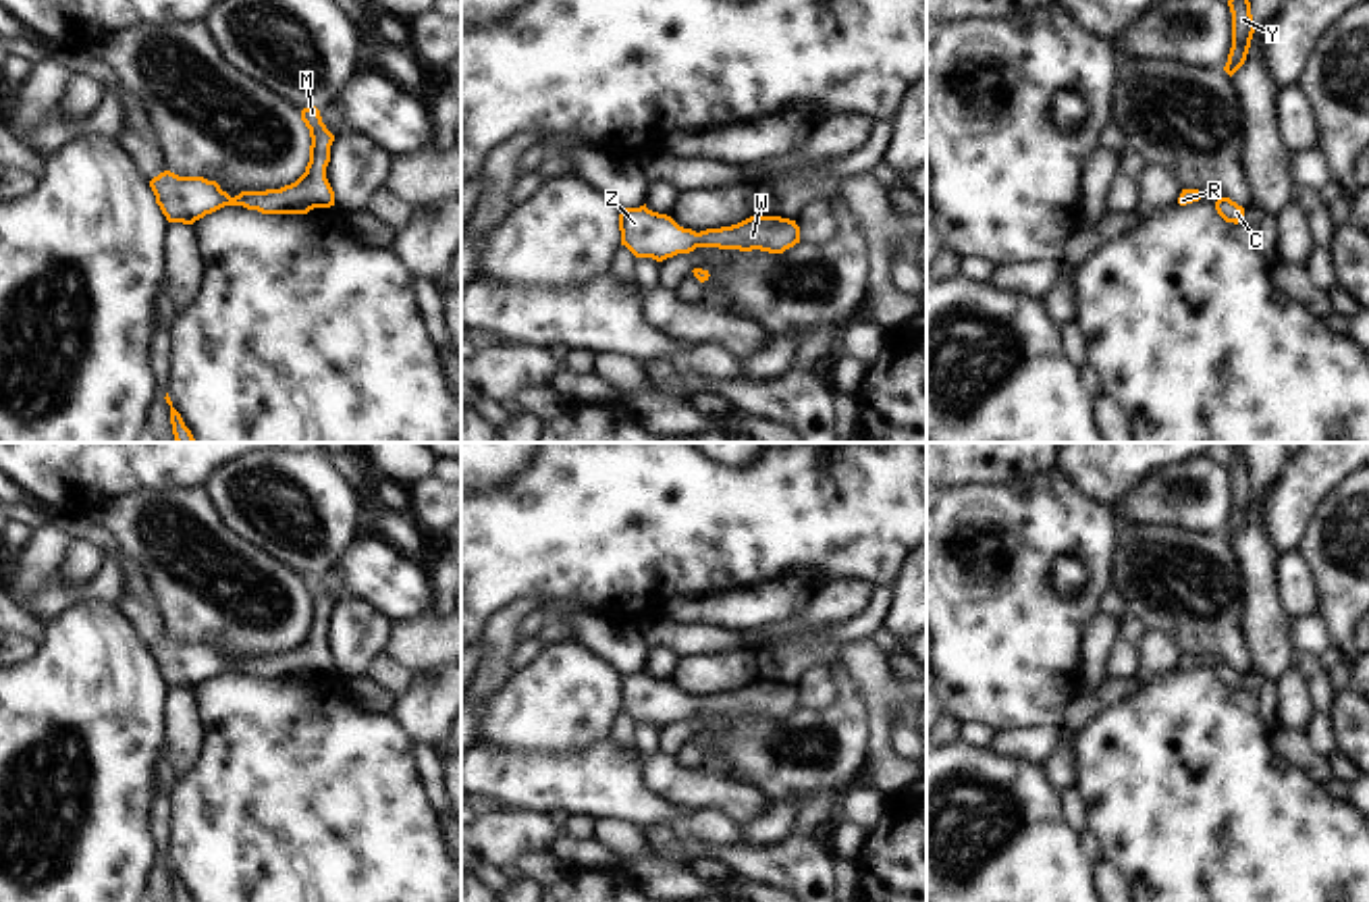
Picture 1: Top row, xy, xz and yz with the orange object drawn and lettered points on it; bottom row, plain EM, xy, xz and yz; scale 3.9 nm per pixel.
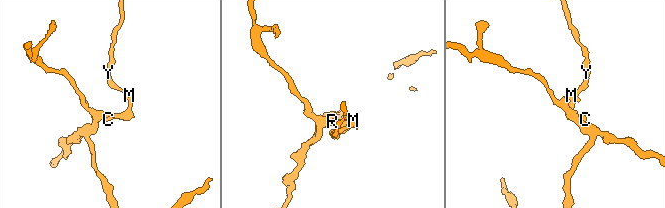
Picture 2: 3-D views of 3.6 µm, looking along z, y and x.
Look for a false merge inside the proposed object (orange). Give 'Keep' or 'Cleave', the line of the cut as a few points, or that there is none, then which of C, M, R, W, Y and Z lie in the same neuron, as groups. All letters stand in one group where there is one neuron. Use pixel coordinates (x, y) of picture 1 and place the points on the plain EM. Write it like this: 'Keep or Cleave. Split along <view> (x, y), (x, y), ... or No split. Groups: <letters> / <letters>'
Keep. No split. Groups: C M R W Y Z

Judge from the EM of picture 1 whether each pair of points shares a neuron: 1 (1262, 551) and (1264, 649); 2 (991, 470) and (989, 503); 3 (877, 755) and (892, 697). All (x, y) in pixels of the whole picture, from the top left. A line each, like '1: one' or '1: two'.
1: one
2: two
3: one

